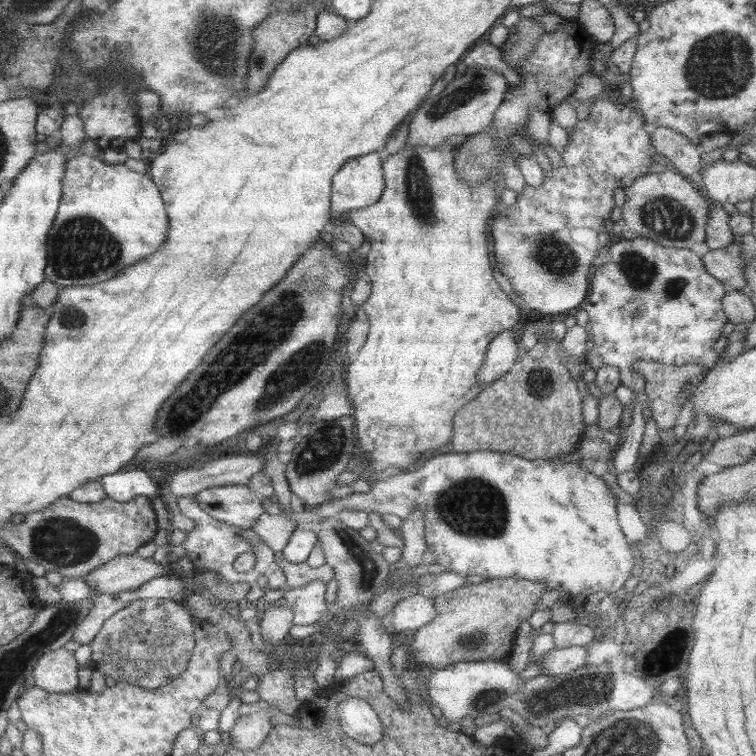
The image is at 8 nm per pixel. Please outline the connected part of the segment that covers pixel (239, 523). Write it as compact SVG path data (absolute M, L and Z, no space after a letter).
M247 484L205 488L195 497L204 512L234 527L250 529L265 512L262 496Z

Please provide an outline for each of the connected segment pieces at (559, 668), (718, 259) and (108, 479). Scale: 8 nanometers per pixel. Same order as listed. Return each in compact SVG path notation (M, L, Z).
M588 646L555 647L543 656L540 666L543 668L543 675L568 675L572 670L585 666L586 658Z
M733 242L730 246L708 250L701 258L701 262L710 276L720 280L728 289L747 291L744 278L744 263L741 258L742 243Z
M142 465L138 469L116 471L101 476L105 496L118 502L128 502L136 496L152 499L160 492L160 487L148 476Z

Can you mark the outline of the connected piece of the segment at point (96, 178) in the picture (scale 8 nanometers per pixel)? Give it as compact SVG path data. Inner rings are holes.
M79 152L78 156L67 161L62 193L58 215L48 234L48 264L45 268L45 278L56 283L59 288L93 285L94 282L114 278L124 266L130 266L156 252L164 242L168 225L166 208L148 173L138 174L124 163L104 164L96 157ZM104 230L112 242L102 242Z

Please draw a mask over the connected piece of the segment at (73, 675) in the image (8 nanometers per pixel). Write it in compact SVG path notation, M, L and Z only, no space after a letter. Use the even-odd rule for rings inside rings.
M62 647L54 651L46 652L41 656L37 661L37 664L34 666L31 680L33 681L33 684L38 685L40 688L47 690L48 692L72 692L80 690L77 674L79 668L80 666L77 664L73 652Z

